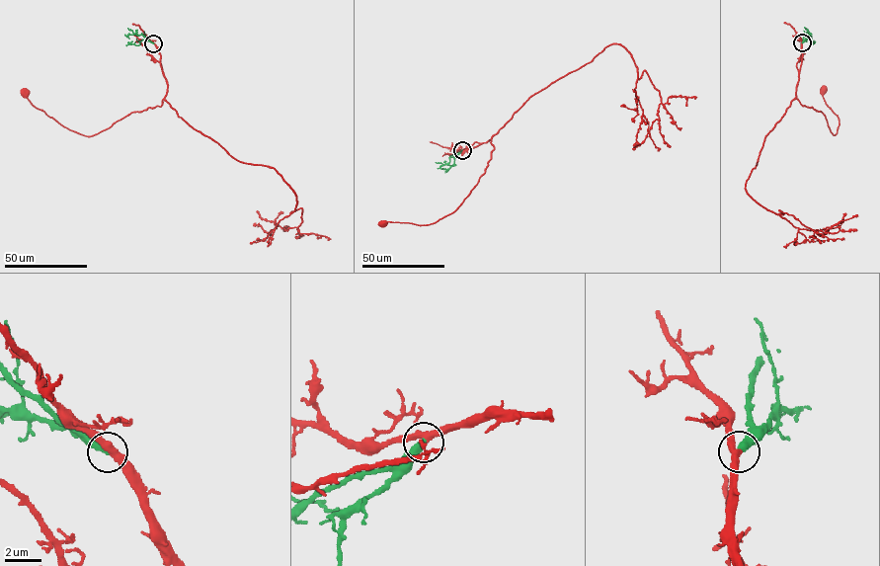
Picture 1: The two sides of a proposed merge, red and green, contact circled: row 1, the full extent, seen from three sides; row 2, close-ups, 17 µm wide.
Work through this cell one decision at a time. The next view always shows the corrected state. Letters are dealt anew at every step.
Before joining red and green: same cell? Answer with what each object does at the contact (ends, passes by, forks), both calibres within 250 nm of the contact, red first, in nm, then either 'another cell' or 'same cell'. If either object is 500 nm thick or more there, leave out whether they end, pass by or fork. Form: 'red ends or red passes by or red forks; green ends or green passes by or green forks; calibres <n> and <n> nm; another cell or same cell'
red passes by; green ends; calibres 360 and 420 nm; same cell

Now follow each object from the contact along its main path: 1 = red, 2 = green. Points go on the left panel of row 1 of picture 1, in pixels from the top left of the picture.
1: (153, 43), (167, 87), (162, 103), (131, 112), (93, 135), (83, 135), (60, 124), (35, 107), (25, 91)
2: (153, 43), (141, 34), (129, 35), (129, 39)

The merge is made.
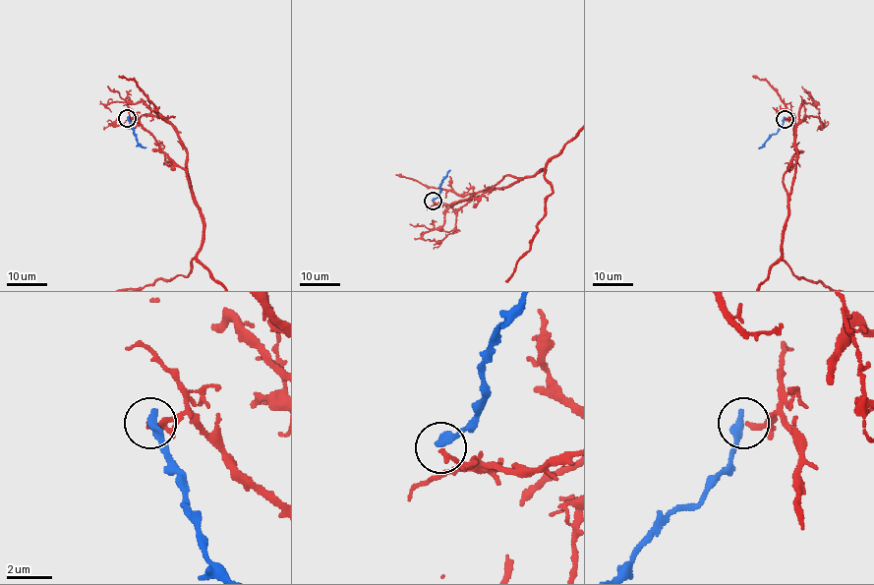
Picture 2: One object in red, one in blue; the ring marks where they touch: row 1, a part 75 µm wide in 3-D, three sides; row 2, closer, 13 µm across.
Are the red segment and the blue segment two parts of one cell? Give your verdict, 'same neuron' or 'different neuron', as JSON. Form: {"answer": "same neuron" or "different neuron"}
{"answer": "different neuron"}

